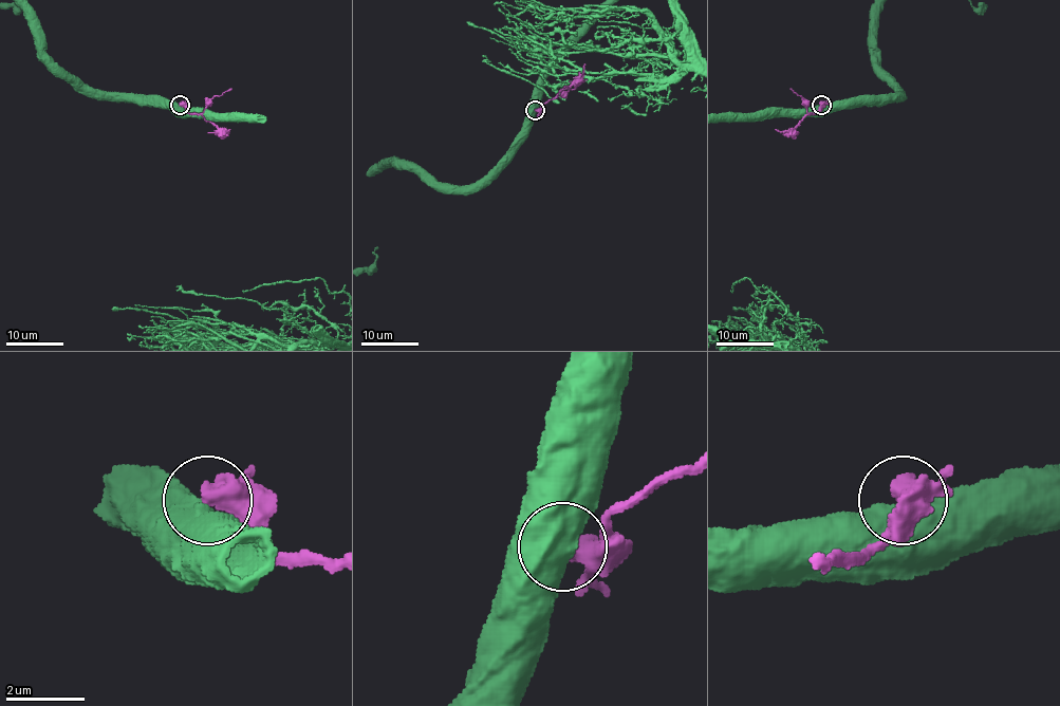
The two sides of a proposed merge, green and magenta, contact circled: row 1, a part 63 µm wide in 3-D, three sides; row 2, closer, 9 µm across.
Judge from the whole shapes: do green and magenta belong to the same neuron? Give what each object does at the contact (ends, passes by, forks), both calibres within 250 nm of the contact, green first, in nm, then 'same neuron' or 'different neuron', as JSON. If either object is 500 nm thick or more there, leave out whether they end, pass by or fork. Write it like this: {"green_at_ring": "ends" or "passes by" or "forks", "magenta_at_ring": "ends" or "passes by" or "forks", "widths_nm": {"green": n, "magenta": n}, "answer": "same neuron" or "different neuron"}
{"widths_nm": {"green": 750, "magenta": 600}, "answer": "different neuron"}

